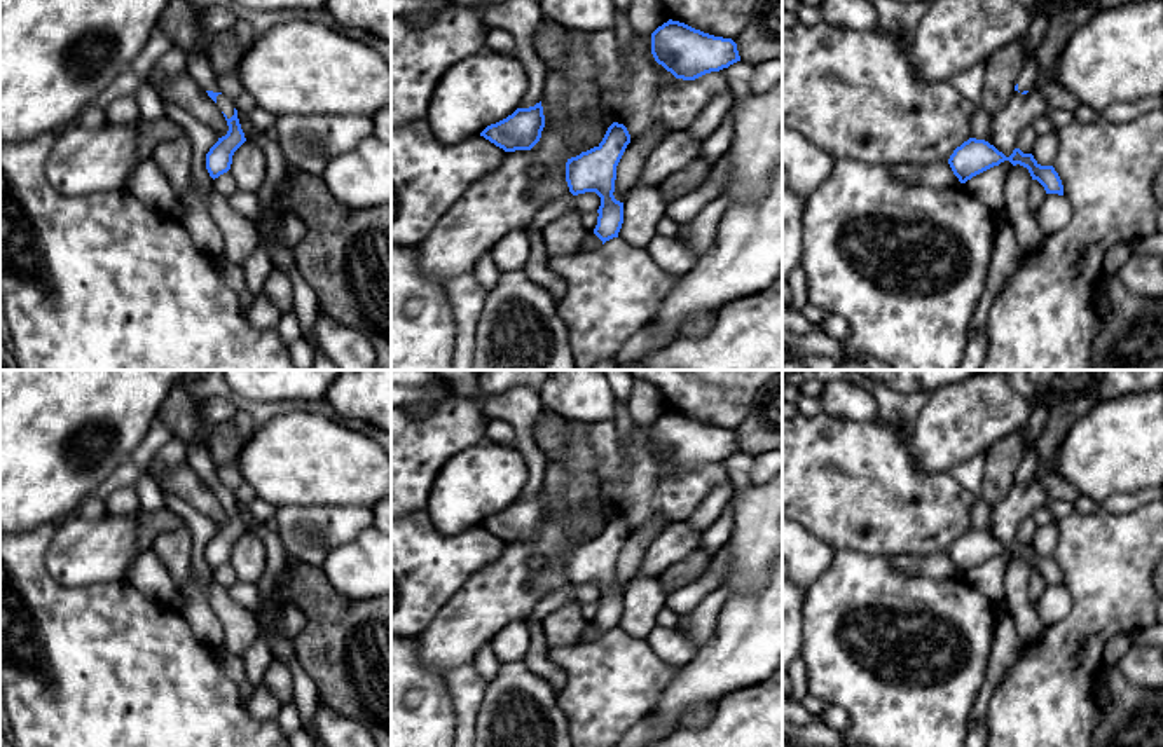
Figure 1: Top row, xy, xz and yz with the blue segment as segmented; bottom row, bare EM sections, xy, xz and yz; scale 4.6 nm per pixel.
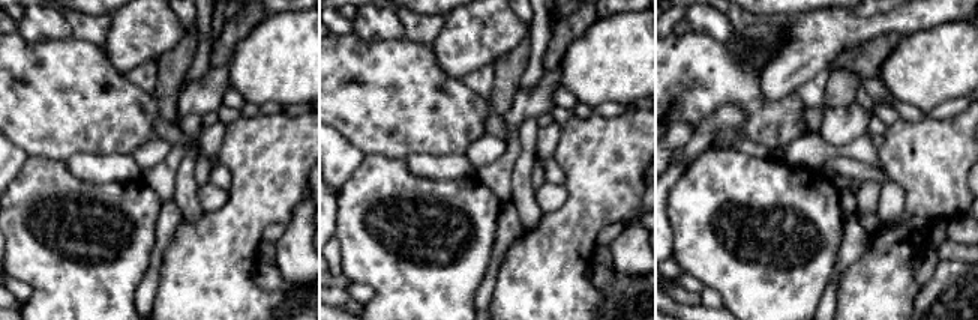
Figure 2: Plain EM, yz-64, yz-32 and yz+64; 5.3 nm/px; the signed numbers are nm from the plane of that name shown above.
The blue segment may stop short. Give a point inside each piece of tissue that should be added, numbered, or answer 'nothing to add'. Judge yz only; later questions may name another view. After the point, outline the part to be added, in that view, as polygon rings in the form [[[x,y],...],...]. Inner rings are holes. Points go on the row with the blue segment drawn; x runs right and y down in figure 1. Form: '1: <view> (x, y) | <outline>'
1: yz (1029, 74) | [[[1037,0],[1037,3],[1032,7],[1034,9],[1034,19],[1027,33],[1027,61],[1018,75],[1018,91],[1030,91],[1036,86],[1037,77],[1043,73],[1041,68],[1037,66],[1034,59],[1034,52],[1037,51],[1039,44],[1043,42],[1051,16],[1046,12],[1046,5],[1049,0]]]

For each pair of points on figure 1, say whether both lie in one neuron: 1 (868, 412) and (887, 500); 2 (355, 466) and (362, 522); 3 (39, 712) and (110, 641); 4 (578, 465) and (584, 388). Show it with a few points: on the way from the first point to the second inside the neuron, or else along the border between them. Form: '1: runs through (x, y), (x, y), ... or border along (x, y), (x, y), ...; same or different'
1: border along (830, 414), (840, 419), (877, 421); different
2: border along (318, 507), (369, 508); different
3: runs through (60, 702), (100, 662); same
4: border along (563, 418), (577, 418), (584, 423); different

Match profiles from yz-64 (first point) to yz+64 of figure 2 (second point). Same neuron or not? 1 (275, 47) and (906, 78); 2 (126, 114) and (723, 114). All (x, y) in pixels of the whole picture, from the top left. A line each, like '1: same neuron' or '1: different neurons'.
1: same neuron
2: different neurons

